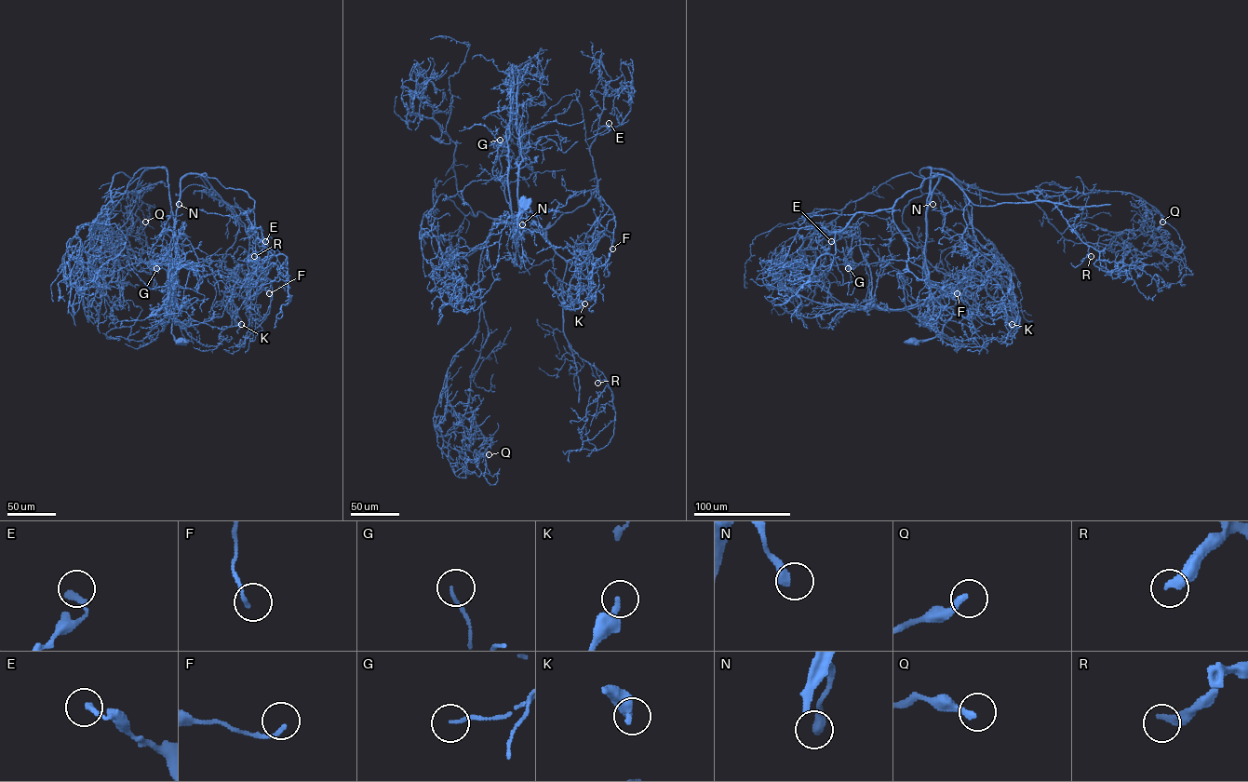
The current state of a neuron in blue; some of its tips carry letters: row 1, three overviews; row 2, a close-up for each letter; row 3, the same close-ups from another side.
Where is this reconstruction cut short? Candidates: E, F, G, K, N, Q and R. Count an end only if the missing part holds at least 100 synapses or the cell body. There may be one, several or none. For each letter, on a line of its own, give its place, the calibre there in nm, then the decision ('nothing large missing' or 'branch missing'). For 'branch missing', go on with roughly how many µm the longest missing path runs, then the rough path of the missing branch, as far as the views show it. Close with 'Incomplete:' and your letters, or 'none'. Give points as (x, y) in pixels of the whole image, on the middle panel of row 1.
E: place (609, 123); calibre 240 nm; nothing large missing
F: place (612, 249); calibre 150 nm; nothing large missing
G: place (500, 140); calibre 120 nm; nothing large missing
K: place (584, 303); calibre 240 nm; nothing large missing
N: place (522, 224); calibre 400 nm; nothing large missing
Q: place (489, 454); calibre 260 nm; nothing large missing
R: place (597, 383); calibre 360 nm; branch missing; missing 80 µm; course (597, 383), (595, 397), (586, 411), (578, 414), (586, 421), (591, 417)
Incomplete: R

